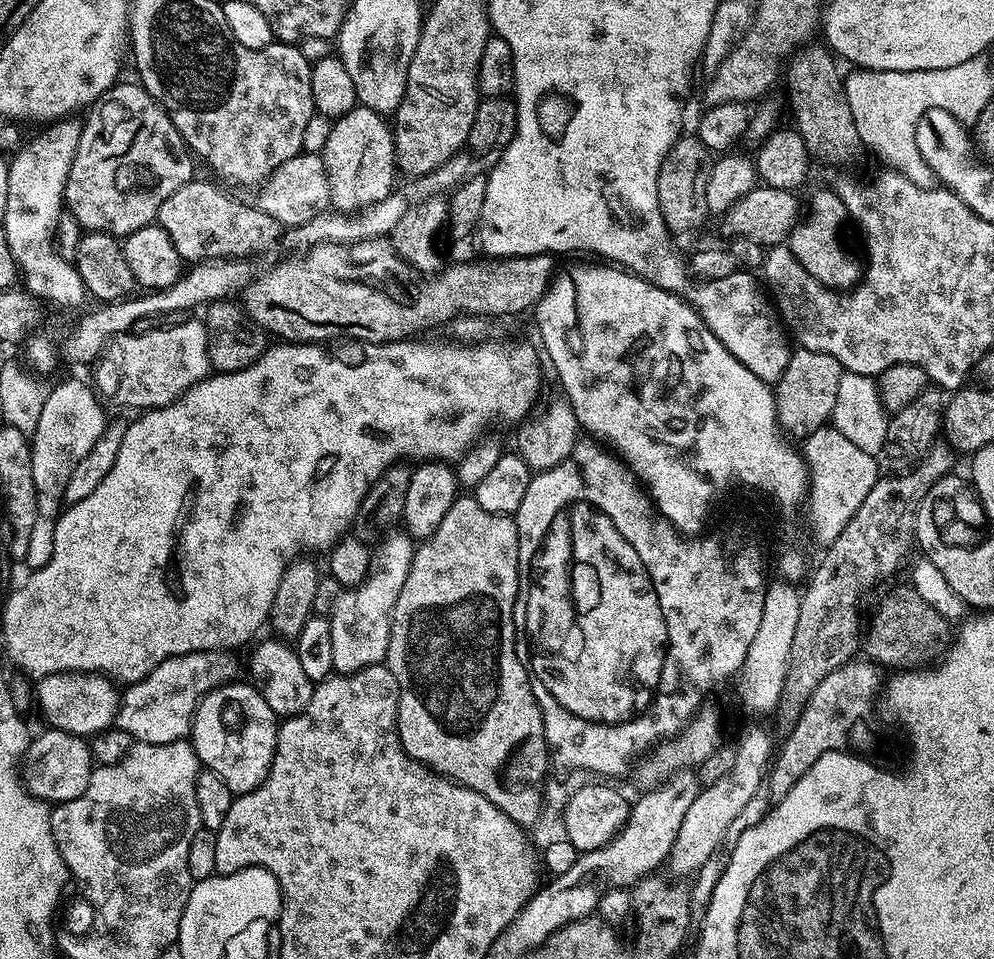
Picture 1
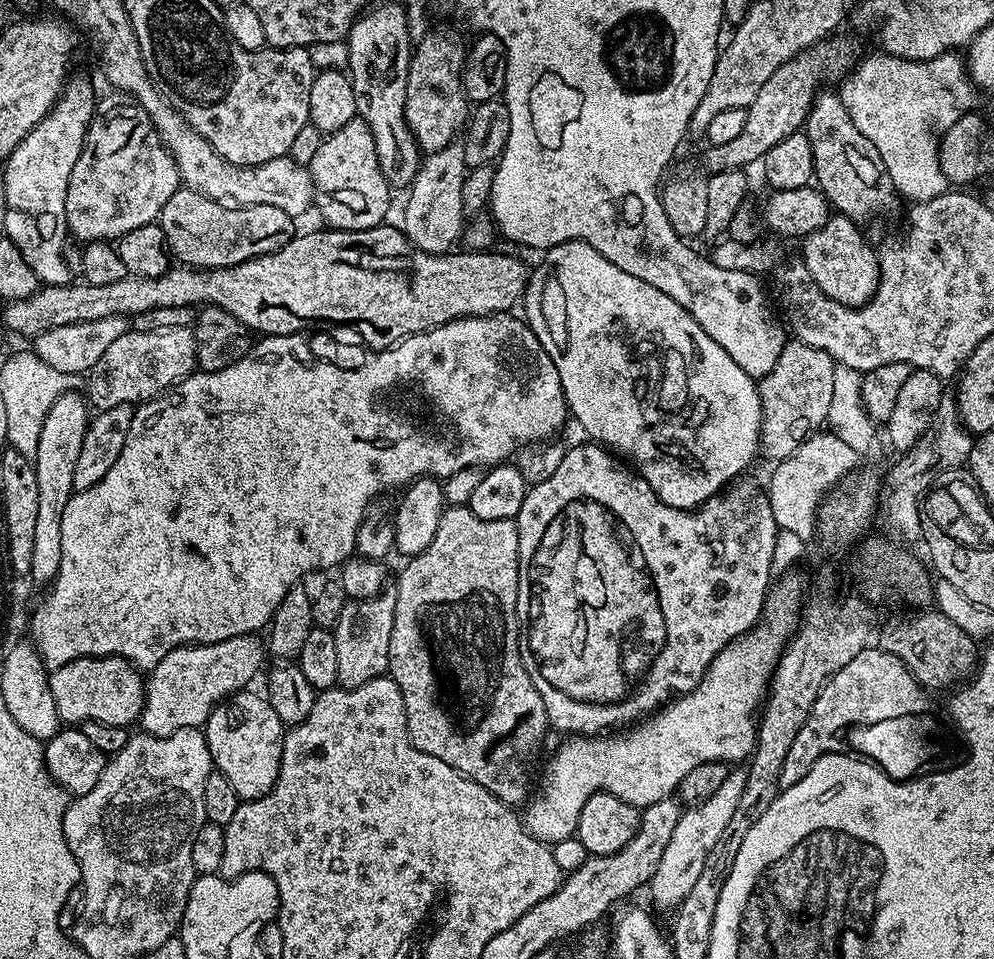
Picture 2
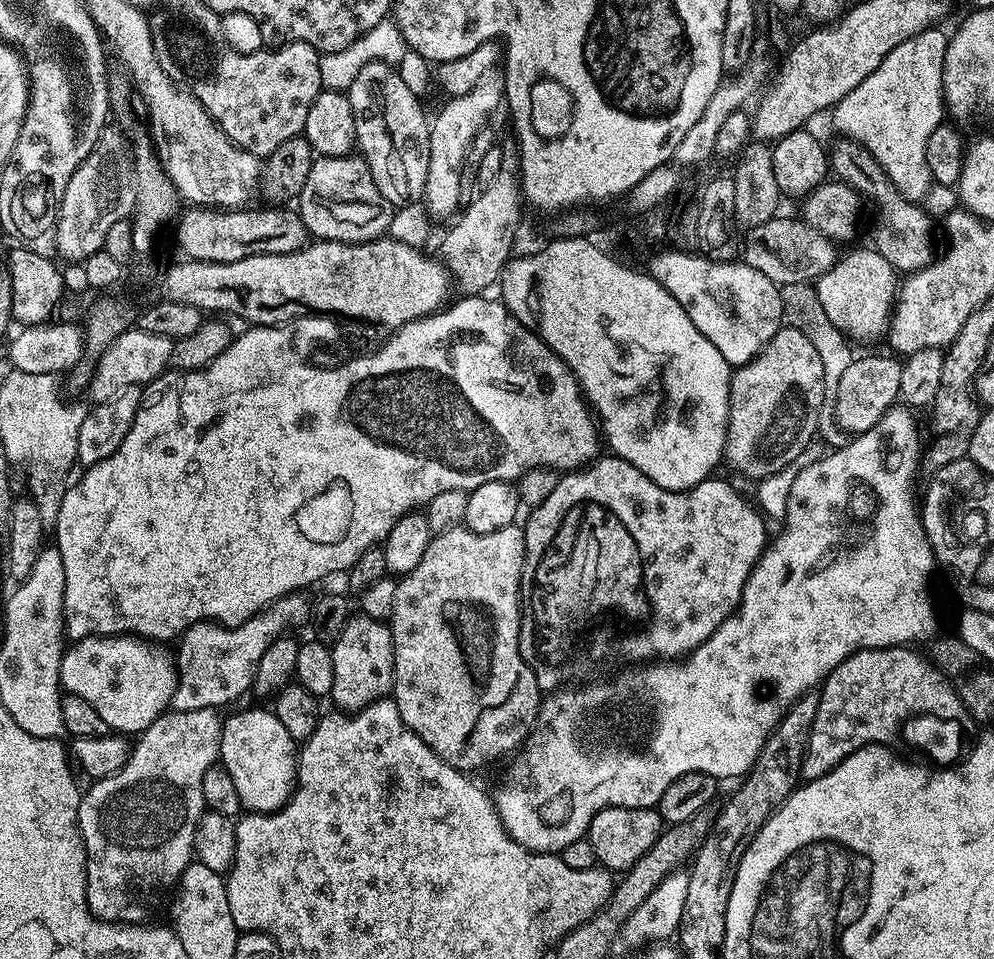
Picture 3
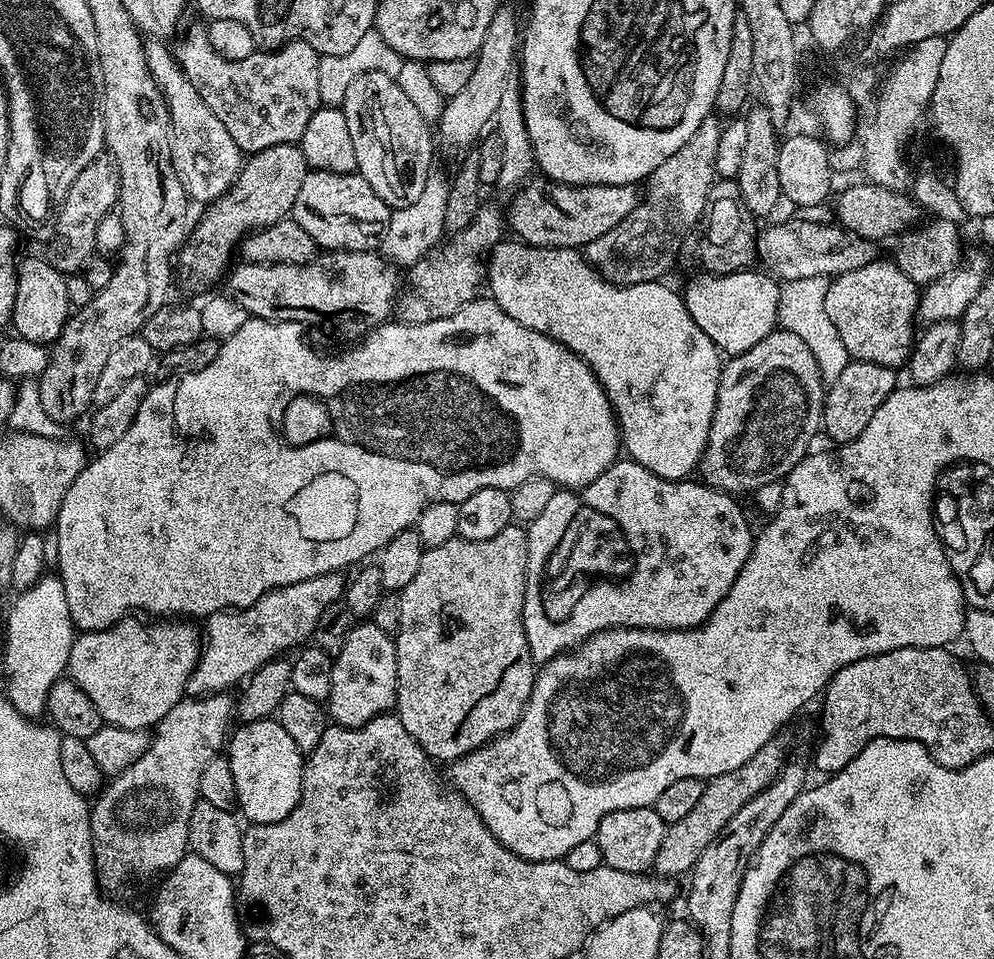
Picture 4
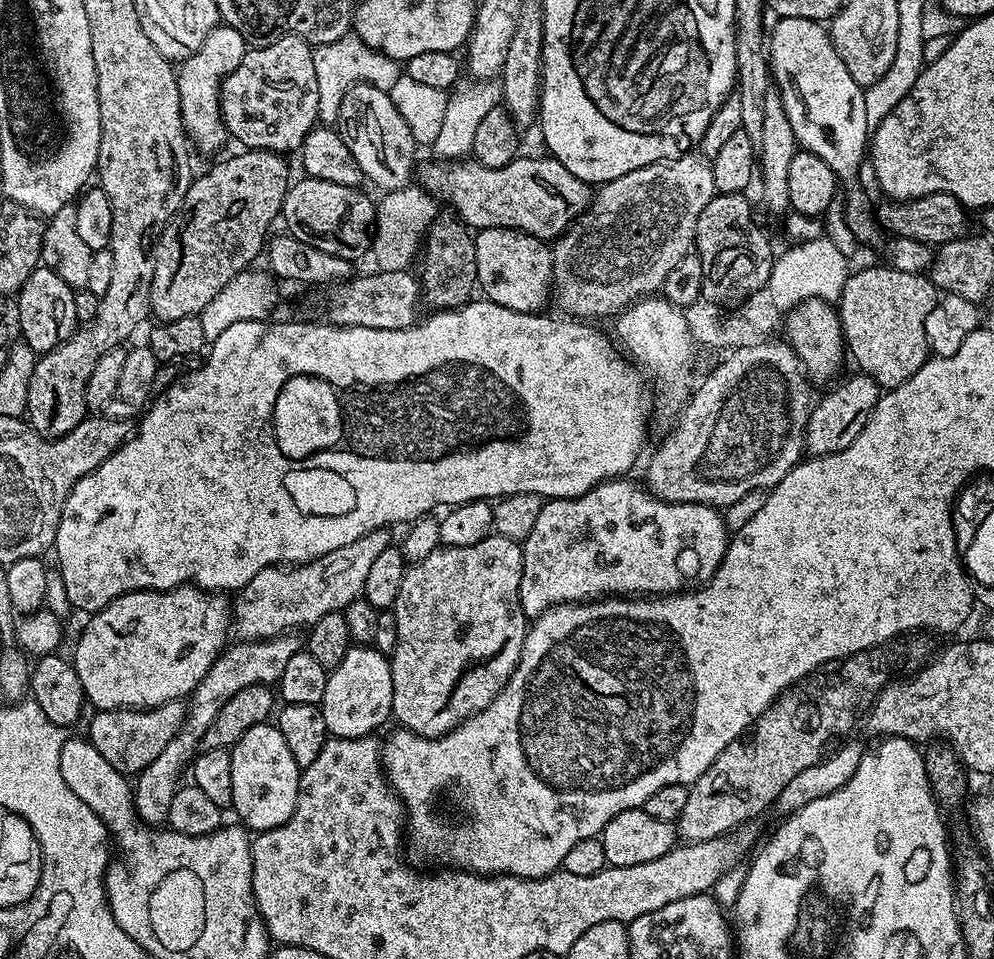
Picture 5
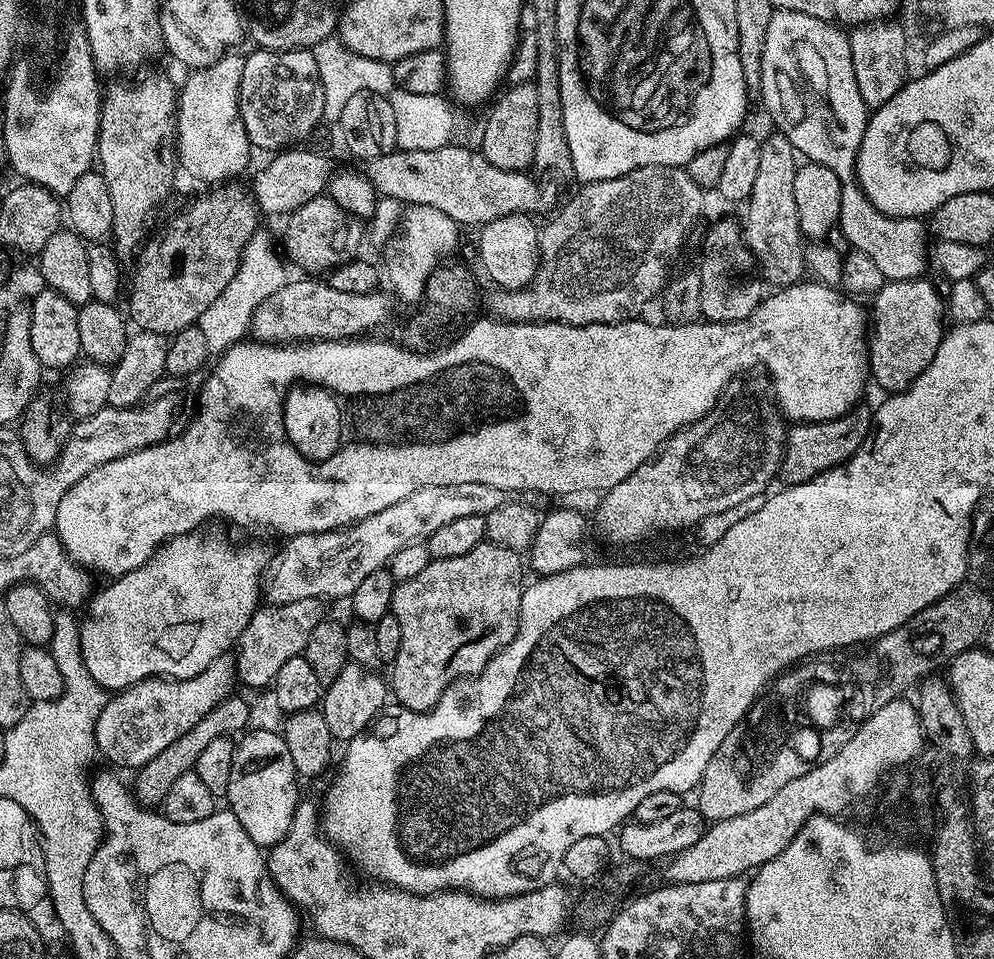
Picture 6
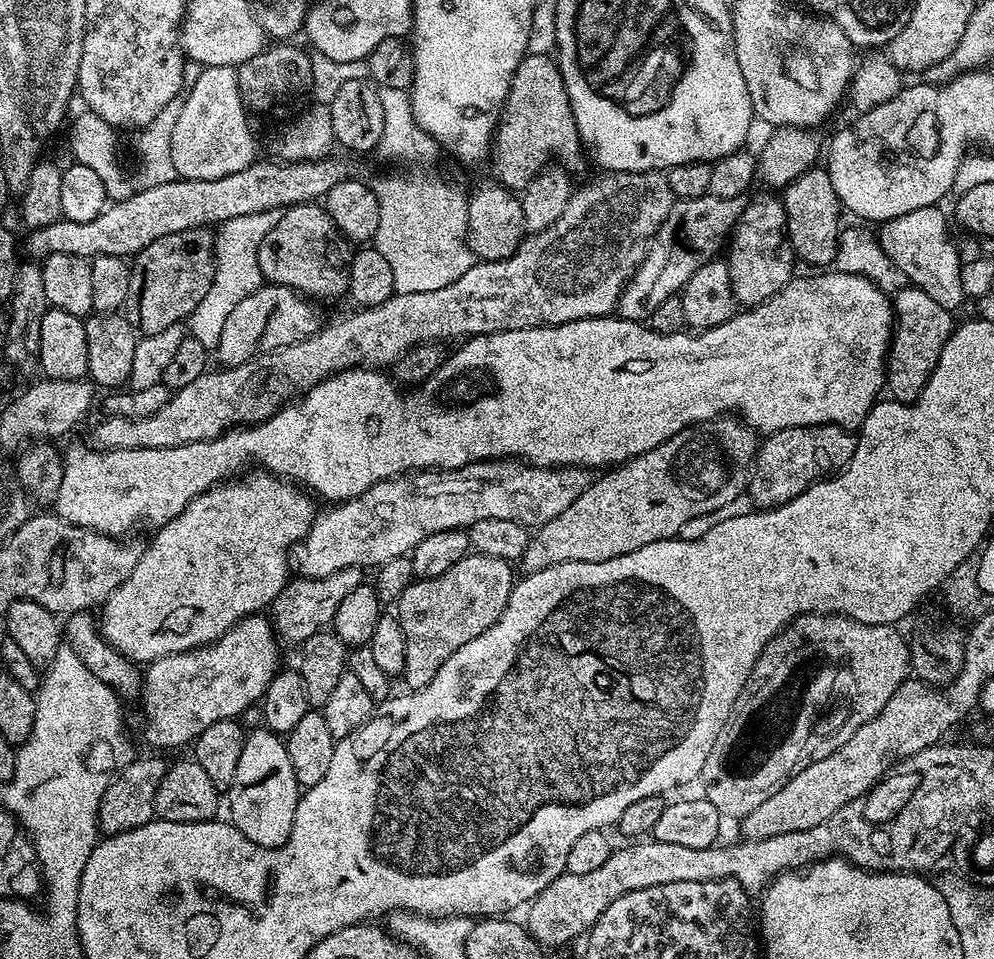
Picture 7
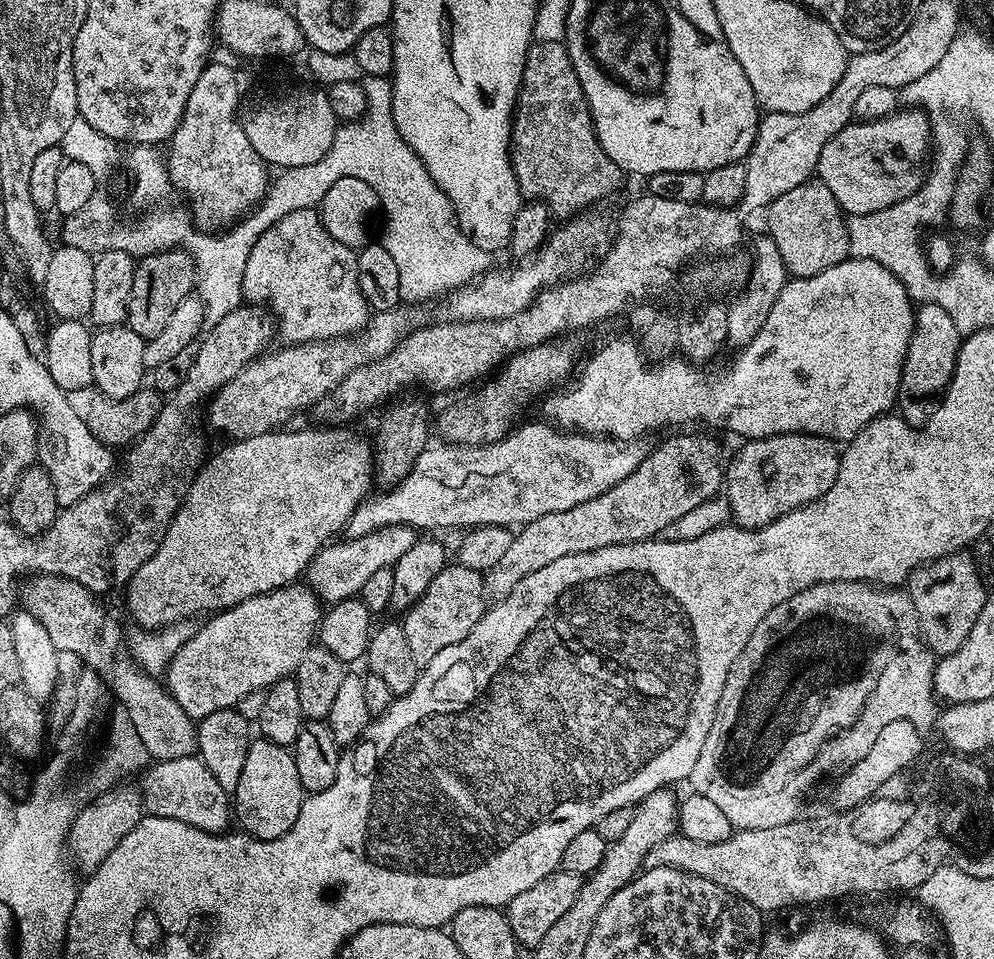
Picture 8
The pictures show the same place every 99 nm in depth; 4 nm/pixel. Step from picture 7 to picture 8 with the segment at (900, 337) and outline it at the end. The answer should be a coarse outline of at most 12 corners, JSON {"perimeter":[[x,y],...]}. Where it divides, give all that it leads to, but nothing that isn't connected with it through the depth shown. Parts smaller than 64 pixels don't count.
{"perimeter":[[915,309],[895,403],[922,426],[956,373],[962,334]]}

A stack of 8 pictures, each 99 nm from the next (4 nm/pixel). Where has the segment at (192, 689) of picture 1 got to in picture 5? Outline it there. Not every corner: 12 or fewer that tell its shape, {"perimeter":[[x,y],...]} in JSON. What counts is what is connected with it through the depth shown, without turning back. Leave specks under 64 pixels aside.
{"perimeter":[[389,533],[263,568],[234,600],[241,641],[339,612]]}

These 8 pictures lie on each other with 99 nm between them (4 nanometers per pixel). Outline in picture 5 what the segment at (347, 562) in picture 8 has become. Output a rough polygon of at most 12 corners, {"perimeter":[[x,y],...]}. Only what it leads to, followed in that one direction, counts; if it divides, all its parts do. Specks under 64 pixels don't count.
{"perimeter":[[281,634],[221,652],[166,750],[135,777],[149,826],[170,802],[218,710],[246,686],[275,685],[301,637]]}

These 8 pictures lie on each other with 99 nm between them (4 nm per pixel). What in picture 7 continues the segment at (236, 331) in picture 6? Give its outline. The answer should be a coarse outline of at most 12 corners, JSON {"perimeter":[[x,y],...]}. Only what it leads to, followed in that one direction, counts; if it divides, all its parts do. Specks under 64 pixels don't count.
{"perimeter":[[279,211],[215,229],[216,273],[186,321],[216,349],[226,318],[265,283],[258,255]]}

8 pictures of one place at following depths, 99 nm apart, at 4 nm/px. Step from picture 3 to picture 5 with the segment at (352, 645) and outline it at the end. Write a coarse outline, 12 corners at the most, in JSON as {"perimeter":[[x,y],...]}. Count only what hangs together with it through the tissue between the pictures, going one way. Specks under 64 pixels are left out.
{"perimeter":[[356,644],[319,704],[329,737],[371,736],[392,716],[392,662]]}

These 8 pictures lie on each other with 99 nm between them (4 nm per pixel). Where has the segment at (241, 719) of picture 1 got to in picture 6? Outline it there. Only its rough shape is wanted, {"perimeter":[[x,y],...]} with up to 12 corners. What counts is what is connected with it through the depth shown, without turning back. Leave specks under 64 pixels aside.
{"perimeter":[[245,731],[226,803],[268,850],[290,830],[298,777],[283,735]]}

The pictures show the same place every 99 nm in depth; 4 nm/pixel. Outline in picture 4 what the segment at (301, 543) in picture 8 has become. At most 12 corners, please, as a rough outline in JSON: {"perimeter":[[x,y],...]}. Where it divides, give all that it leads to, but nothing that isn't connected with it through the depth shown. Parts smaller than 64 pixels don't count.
{"perimeter":[[176,618],[80,632],[67,675],[104,724],[185,699],[202,632]]}

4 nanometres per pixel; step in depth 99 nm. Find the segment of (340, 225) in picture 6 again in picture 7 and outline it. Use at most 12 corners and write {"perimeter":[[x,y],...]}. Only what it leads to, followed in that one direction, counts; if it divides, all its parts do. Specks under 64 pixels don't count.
{"perimeter":[[319,203],[294,204],[258,255],[269,284],[348,290],[353,245]]}

